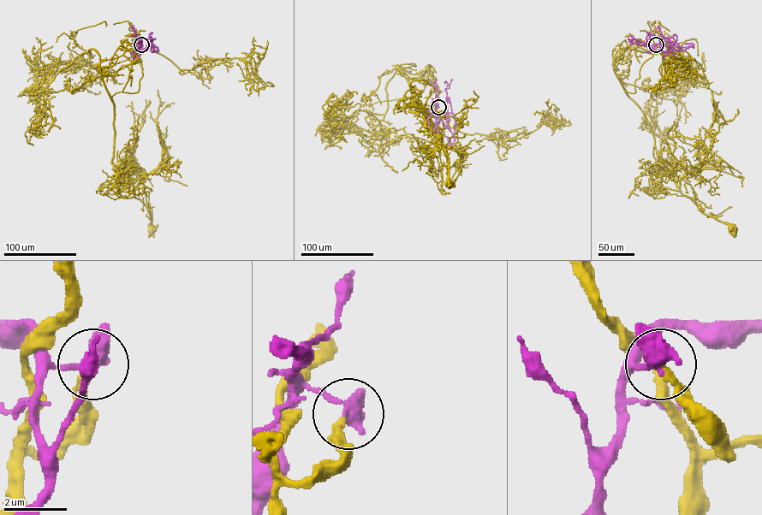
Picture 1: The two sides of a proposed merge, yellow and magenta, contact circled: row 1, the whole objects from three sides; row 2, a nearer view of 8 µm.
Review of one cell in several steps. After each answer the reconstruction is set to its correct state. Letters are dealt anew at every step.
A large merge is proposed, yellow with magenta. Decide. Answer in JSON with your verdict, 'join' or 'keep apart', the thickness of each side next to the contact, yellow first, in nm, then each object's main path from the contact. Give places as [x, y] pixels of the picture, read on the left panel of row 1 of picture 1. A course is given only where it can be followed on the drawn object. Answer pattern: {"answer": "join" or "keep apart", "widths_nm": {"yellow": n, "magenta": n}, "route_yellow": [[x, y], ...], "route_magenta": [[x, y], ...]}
{"answer": "keep apart", "widths_nm": {"yellow": 190, "magenta": 420}, "route_yellow": [[141, 44], [137, 92], [122, 91], [133, 48], [136, 62], [102, 79], [114, 104], [112, 162], [151, 229]], "route_magenta": [[141, 44], [137, 45], [141, 43], [142, 51], [149, 35], [150, 48], [158, 51], [157, 49]]}

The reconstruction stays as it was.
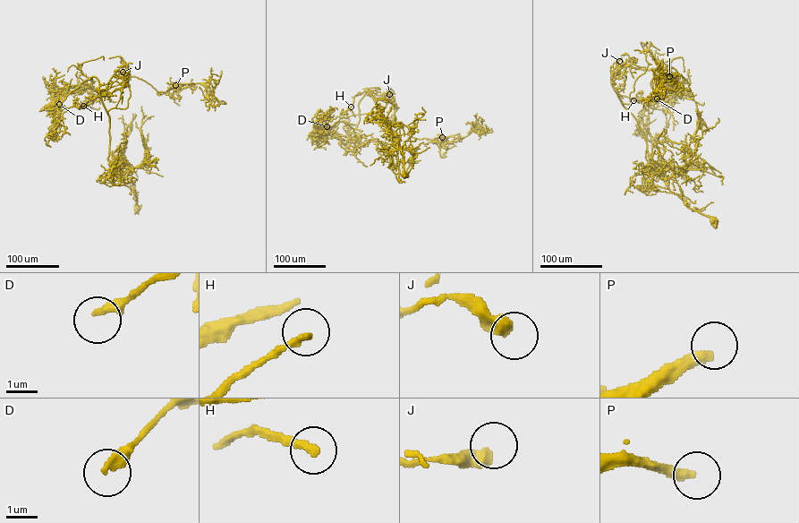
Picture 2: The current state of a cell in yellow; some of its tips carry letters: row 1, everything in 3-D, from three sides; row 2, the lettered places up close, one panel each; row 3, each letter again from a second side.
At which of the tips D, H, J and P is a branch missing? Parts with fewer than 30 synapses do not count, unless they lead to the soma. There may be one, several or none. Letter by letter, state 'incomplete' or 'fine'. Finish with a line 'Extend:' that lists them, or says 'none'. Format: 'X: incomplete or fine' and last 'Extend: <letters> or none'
D: fine
H: fine
J: fine
P: incomplete
Extend: P

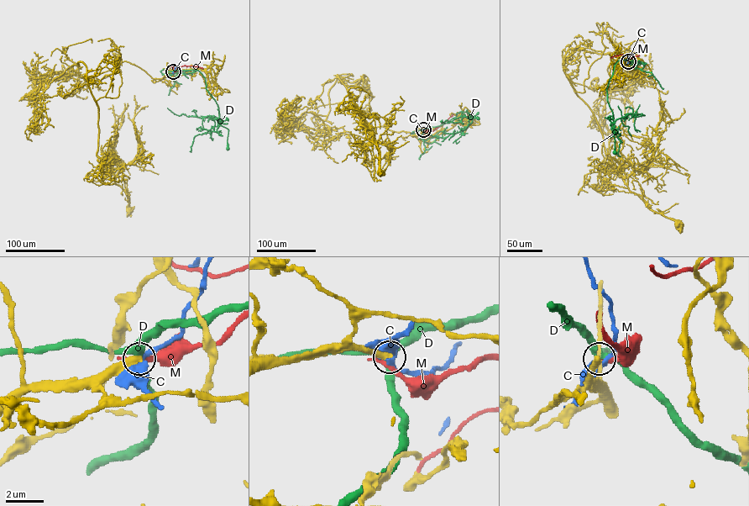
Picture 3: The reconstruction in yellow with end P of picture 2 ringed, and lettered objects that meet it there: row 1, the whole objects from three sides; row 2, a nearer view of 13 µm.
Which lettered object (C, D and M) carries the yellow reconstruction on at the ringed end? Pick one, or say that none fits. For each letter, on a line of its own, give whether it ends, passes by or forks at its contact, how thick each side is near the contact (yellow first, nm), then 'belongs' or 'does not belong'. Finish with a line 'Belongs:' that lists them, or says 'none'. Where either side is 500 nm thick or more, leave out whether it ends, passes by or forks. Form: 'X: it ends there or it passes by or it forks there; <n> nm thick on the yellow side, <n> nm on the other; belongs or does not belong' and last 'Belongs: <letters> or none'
C: it forks there; 480 nm thick on the yellow side, 460 nm on the other; does not belong
D: it forks there; 380 nm thick on the yellow side, 360 nm on the other; does not belong
M: it ends there; 440 nm thick on the yellow side, 240 nm on the other; does not belong
Belongs: none

